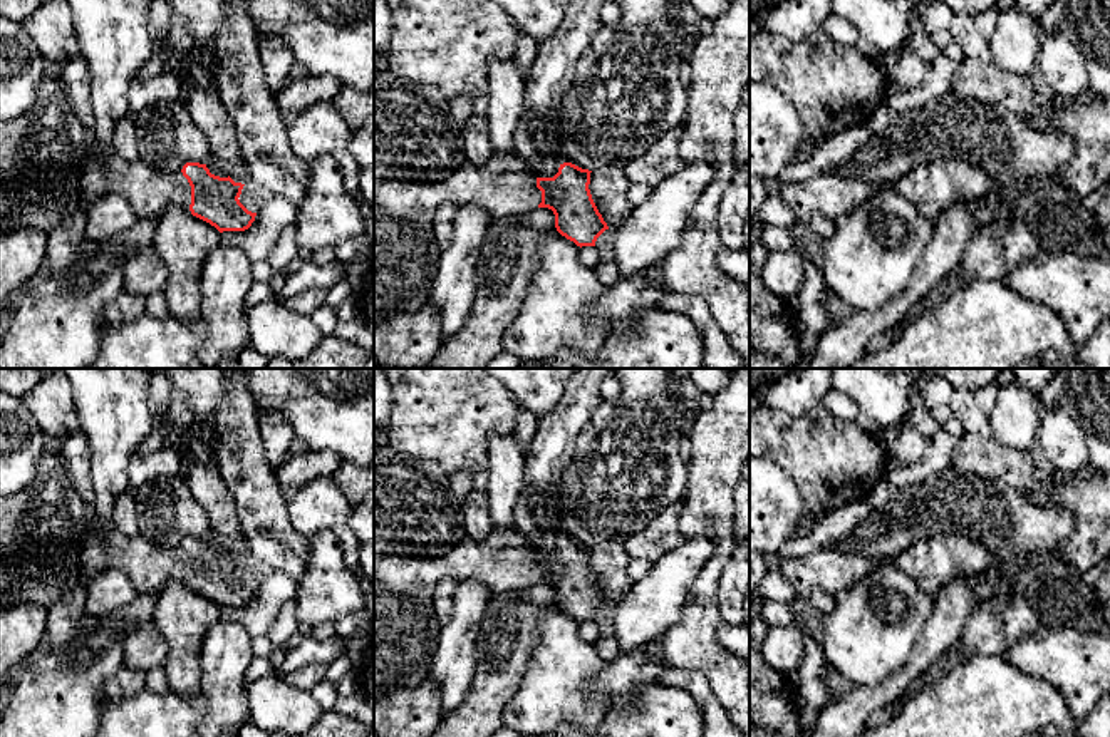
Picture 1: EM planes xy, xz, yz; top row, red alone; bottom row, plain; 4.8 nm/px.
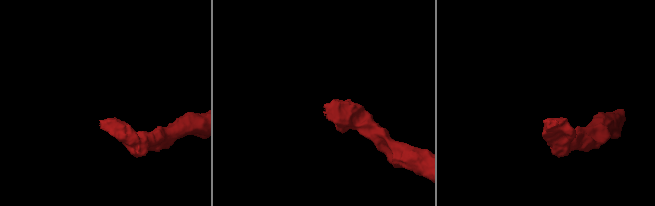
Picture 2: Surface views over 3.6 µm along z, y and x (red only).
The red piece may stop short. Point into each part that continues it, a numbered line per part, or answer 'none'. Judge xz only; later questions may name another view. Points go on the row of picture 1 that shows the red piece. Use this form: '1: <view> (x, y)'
1: xz (406, 257)

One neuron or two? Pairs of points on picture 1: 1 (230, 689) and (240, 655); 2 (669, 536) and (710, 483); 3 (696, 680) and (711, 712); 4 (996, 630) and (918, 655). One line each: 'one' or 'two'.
1: one
2: two
3: one
4: two

